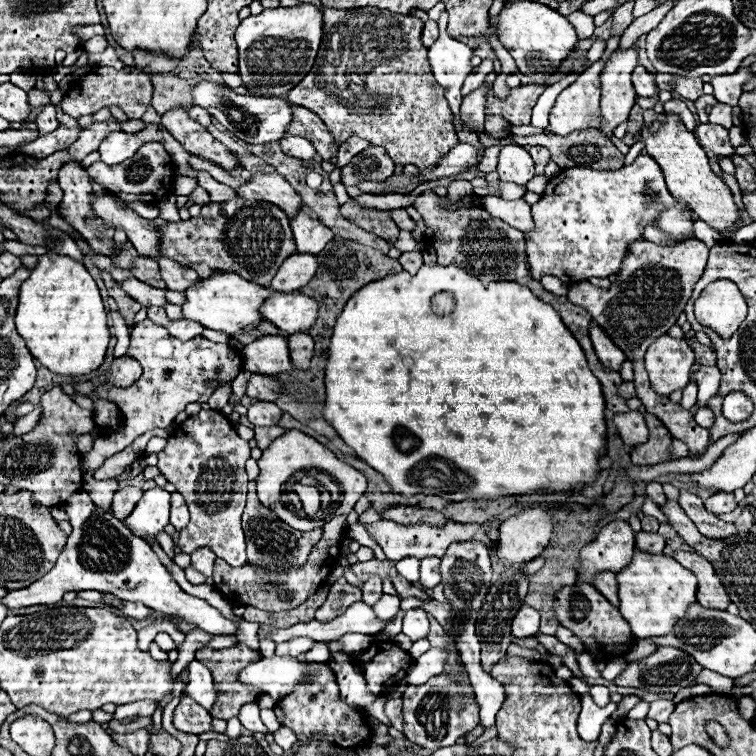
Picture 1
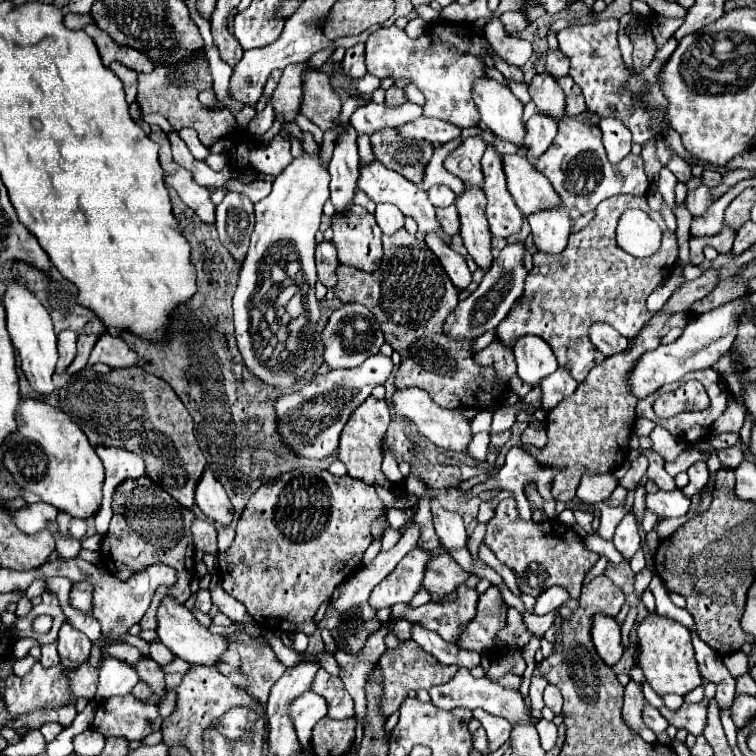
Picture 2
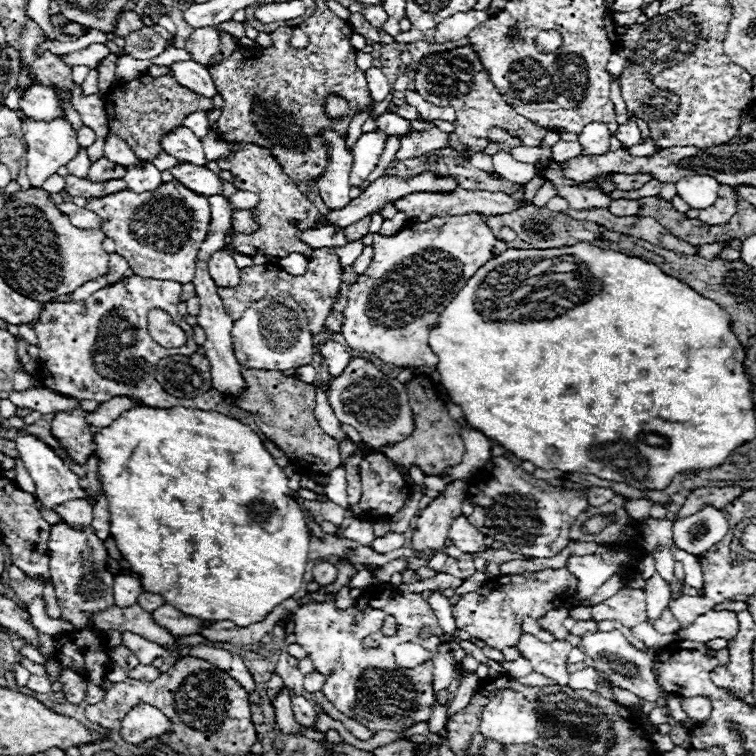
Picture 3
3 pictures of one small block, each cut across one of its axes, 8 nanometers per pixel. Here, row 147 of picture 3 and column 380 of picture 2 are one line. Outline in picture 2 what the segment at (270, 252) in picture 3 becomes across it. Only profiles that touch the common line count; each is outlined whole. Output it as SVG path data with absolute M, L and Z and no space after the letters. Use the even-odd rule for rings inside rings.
M352 204L350 214L332 216L334 246L342 264L352 264L360 270L374 272L382 260L382 232L374 214Z

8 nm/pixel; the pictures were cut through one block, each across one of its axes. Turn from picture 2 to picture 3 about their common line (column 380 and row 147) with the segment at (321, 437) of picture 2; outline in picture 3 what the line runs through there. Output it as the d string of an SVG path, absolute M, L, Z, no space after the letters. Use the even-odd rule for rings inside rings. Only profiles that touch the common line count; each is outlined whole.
M382 132L362 134L354 144L354 162L350 168L350 186L360 186L376 168L388 136Z

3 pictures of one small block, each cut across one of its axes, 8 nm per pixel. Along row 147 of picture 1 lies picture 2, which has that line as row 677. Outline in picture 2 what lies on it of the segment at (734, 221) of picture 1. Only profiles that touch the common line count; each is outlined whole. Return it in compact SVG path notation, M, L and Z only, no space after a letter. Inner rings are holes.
M650 612L644 620L638 622L638 666L642 668L646 682L652 686L656 694L688 694L696 686L702 684L702 676L696 668L694 648L690 642L690 632L686 626L678 624L676 620L664 618L658 612Z

